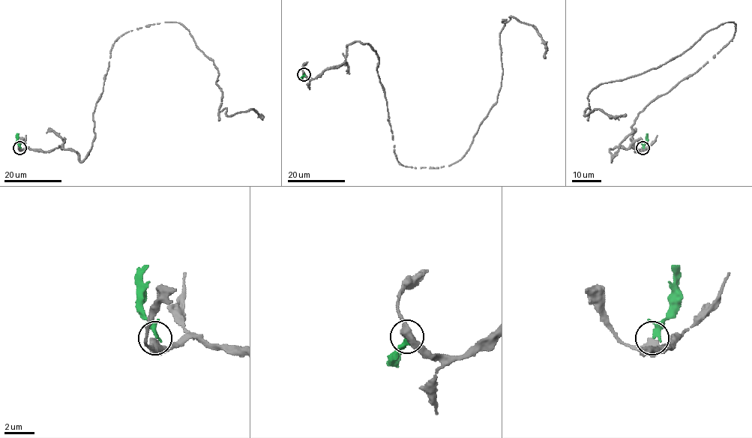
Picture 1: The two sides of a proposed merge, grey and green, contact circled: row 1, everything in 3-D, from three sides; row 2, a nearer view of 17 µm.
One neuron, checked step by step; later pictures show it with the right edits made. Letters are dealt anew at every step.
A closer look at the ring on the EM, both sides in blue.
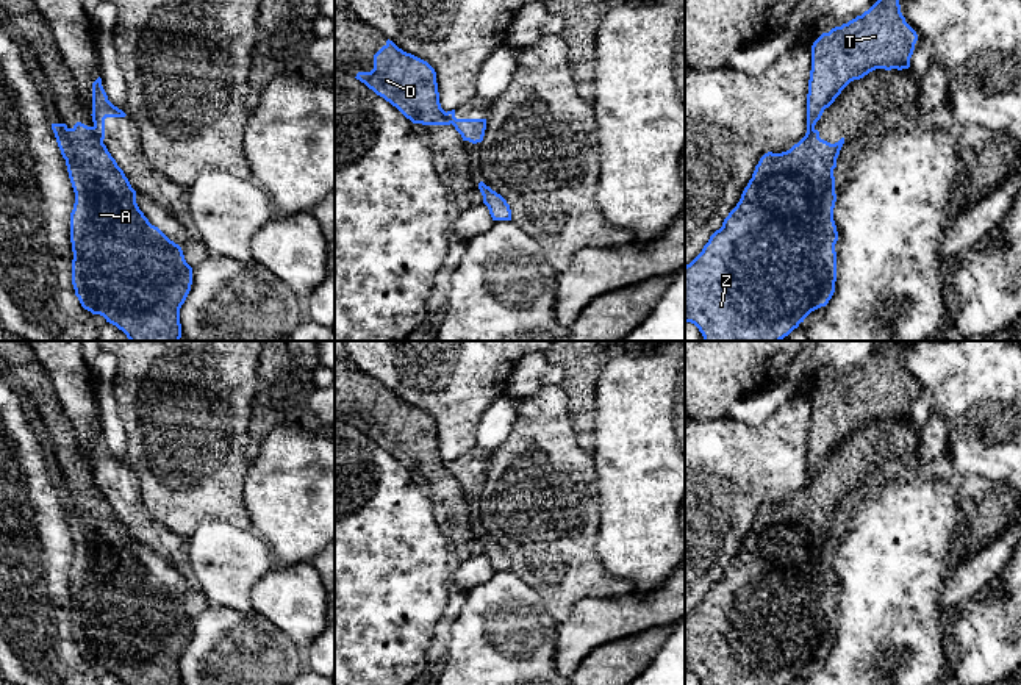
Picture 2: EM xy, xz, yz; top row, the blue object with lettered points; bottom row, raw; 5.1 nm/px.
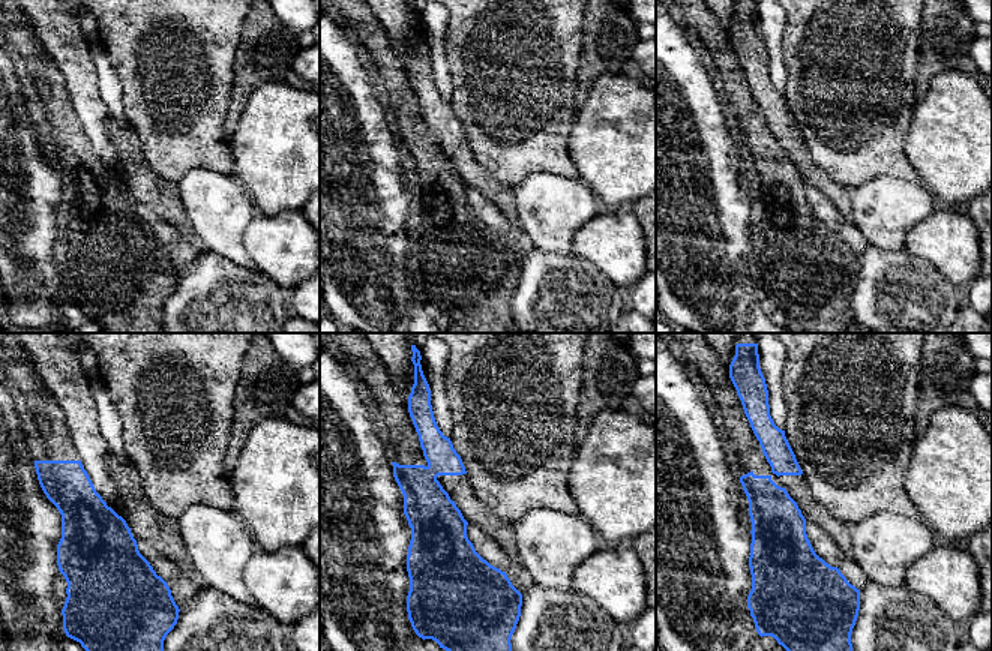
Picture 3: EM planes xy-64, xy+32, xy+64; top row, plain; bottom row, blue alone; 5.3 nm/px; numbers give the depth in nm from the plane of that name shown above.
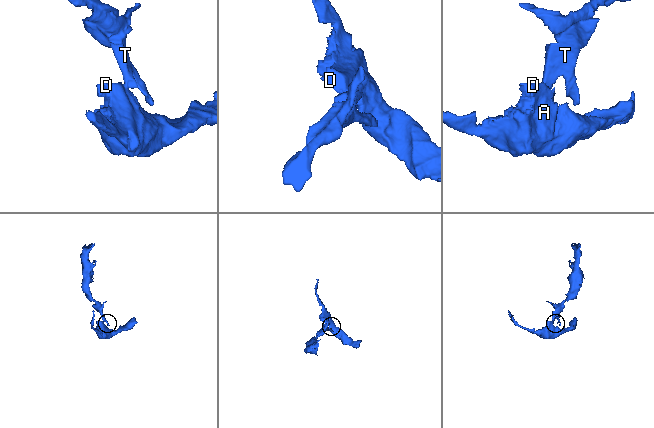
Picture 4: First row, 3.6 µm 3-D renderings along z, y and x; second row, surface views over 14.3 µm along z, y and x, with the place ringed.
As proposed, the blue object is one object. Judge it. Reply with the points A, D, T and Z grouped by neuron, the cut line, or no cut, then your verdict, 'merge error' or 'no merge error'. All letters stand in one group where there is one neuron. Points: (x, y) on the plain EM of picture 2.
A D Z / T; cut in xy along (93, 477), (102, 491); merge error

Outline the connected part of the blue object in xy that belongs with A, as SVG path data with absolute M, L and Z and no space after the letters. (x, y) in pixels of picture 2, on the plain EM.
M77 472L72 479L66 474L52 474L52 480L66 510L75 543L70 563L72 635L81 657L92 665L103 666L106 672L116 676L125 685L181 685L180 658L192 635L192 618L186 613L181 597L152 576L139 560L136 541L94 477L81 472Z

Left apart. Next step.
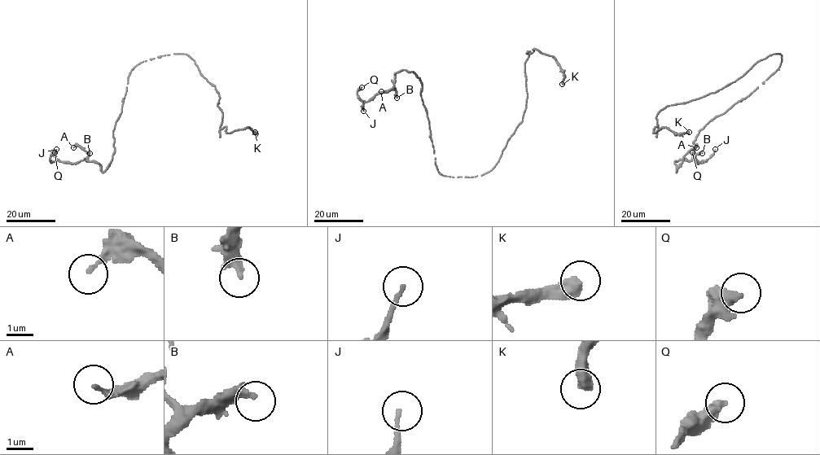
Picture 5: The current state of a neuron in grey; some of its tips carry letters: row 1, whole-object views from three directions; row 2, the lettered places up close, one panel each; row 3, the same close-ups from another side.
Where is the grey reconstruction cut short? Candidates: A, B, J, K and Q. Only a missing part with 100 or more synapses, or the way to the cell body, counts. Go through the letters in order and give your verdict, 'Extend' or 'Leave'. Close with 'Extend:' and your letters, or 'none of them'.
A: Leave
B: Leave
J: Leave
K: Extend
Q: Leave
Extend: K

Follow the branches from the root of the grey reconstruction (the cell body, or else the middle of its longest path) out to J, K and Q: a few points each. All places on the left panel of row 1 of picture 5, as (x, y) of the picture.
J: (150, 59), (128, 76), (112, 132), (114, 153), (104, 172), (87, 159), (59, 161), (56, 149)
K: (150, 59), (187, 54), (219, 94), (220, 129), (225, 127), (229, 133), (247, 127), (255, 132)
Q: (150, 59), (128, 76), (112, 132), (114, 153), (104, 172), (87, 159), (50, 162), (54, 152)

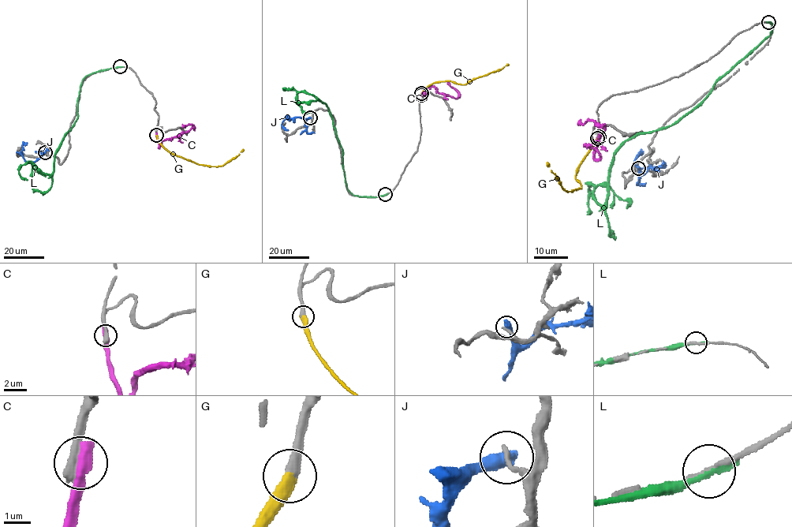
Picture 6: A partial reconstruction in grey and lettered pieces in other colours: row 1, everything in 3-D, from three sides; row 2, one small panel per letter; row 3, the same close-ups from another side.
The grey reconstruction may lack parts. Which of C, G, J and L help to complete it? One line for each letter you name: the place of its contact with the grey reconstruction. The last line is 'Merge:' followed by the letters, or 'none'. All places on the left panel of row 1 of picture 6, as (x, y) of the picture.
G: Touches grey at (156, 135)
Merge: G

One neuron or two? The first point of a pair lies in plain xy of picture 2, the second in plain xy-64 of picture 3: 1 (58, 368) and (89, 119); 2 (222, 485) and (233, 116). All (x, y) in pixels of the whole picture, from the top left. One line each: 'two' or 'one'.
1: one
2: two

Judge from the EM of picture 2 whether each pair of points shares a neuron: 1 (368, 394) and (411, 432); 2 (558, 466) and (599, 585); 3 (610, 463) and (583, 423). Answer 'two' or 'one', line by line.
1: one
2: one
3: two

